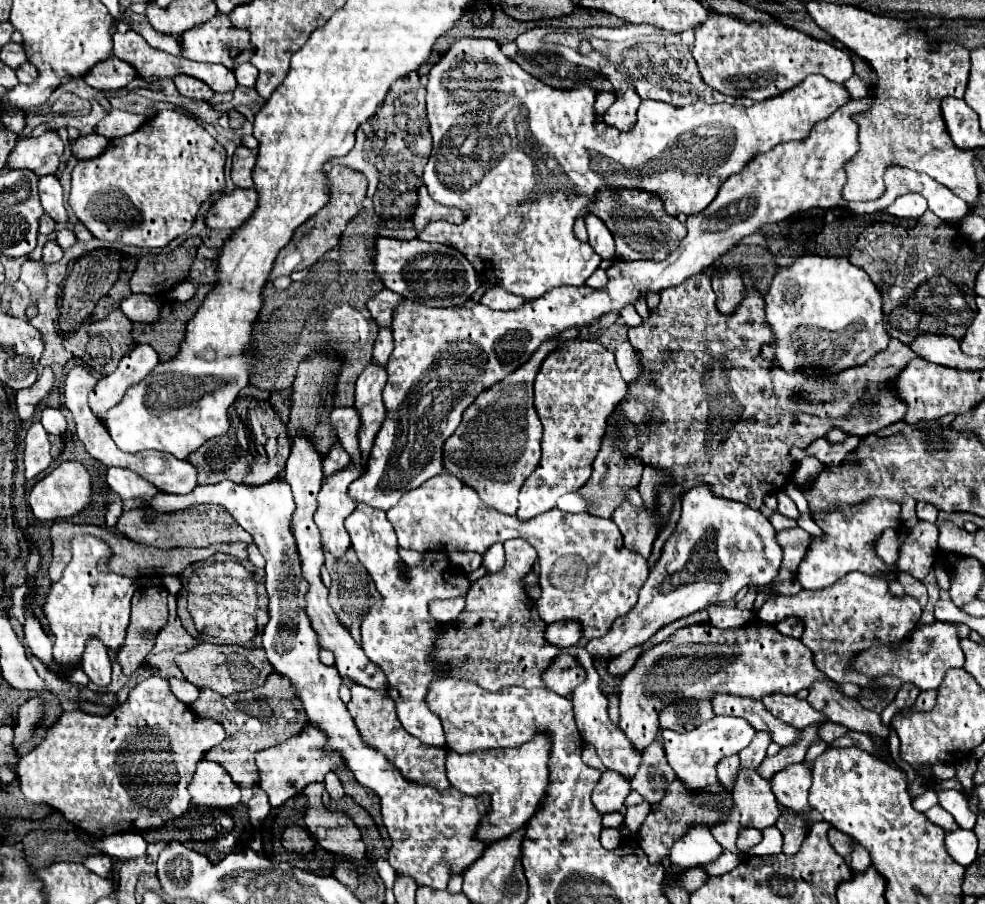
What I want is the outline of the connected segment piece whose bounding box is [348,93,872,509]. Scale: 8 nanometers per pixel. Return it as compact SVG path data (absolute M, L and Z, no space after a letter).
M872 93L836 109L828 119L816 123L806 139L780 143L772 151L756 155L742 173L722 183L716 199L702 213L688 217L686 225L690 229L668 259L656 263L614 257L606 269L606 287L556 287L548 295L526 301L520 309L512 311L494 311L482 303L476 303L472 309L432 309L412 301L398 305L392 319L394 351L386 365L386 419L376 435L366 473L350 483L348 497L356 503L390 509L406 491L440 475L442 445L460 425L462 411L478 393L526 363L544 341L558 337L570 327L590 327L602 315L620 313L626 305L636 305L640 297L684 283L764 223L778 223L792 213L812 207L842 205L844 163L858 151L858 125L852 121L852 115L868 111L868 107L872 107Z

